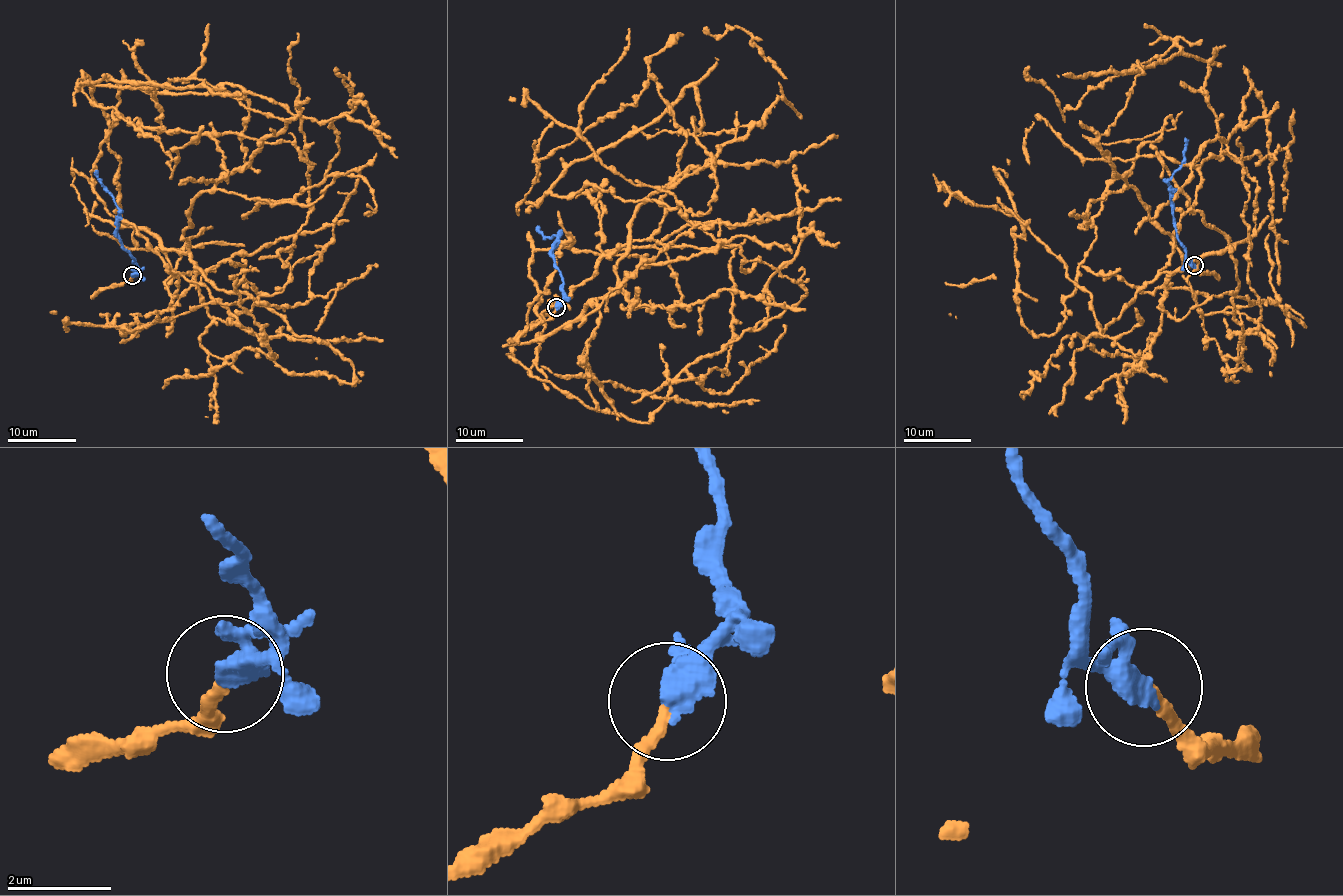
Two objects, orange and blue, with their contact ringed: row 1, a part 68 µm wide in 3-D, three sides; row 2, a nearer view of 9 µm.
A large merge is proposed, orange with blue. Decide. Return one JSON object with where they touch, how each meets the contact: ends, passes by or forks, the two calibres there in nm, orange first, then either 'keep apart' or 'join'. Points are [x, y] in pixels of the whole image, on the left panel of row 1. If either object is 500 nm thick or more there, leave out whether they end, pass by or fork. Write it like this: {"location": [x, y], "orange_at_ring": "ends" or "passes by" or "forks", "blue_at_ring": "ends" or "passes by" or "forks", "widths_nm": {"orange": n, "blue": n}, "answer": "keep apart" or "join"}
{"location": [132, 275], "orange_at_ring": "ends", "blue_at_ring": "passes by", "widths_nm": {"orange": 200, "blue": 360}, "answer": "join"}

